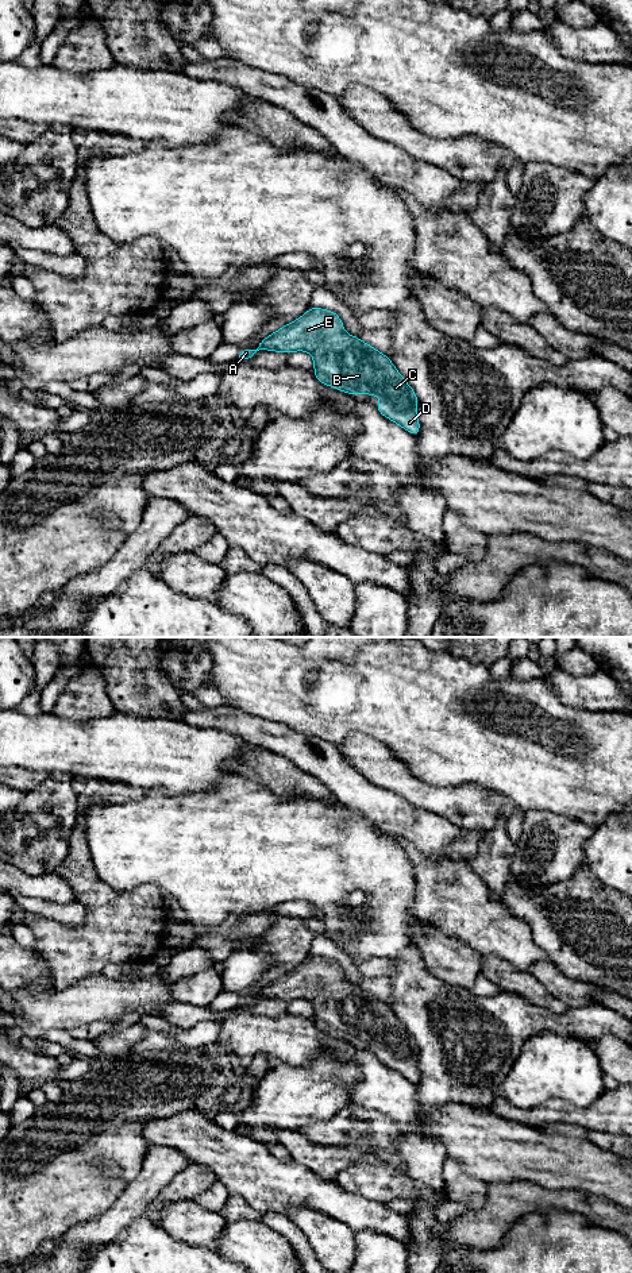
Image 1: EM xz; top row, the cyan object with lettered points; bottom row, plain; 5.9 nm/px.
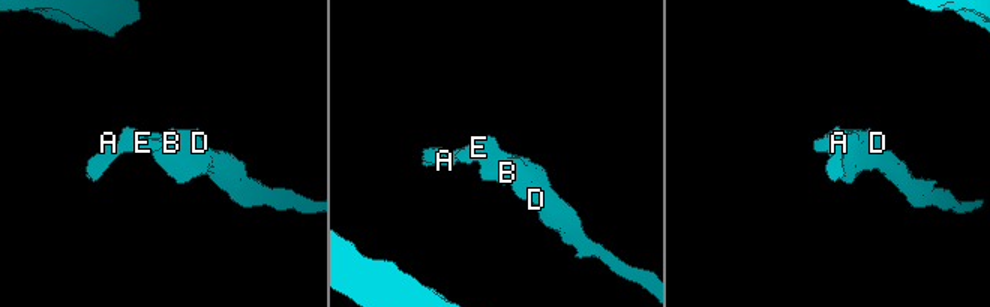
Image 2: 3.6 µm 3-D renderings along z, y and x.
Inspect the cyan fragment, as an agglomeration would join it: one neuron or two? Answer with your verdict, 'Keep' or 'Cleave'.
Keep

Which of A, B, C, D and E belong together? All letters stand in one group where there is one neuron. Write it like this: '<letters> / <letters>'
A B C D E

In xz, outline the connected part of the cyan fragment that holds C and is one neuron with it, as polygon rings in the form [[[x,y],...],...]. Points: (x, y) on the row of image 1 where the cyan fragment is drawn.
[[[311,306],[301,317],[262,339],[257,350],[244,350],[239,358],[248,359],[259,350],[285,354],[311,352],[315,363],[313,374],[320,383],[351,396],[370,394],[381,397],[384,401],[377,404],[375,409],[411,435],[419,436],[419,400],[415,390],[406,383],[389,356],[362,342],[358,336],[346,333],[338,313]]]

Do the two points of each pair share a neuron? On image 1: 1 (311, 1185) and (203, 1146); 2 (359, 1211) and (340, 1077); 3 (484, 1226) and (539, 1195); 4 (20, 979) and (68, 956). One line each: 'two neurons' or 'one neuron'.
1: one neuron
2: two neurons
3: one neuron
4: two neurons

